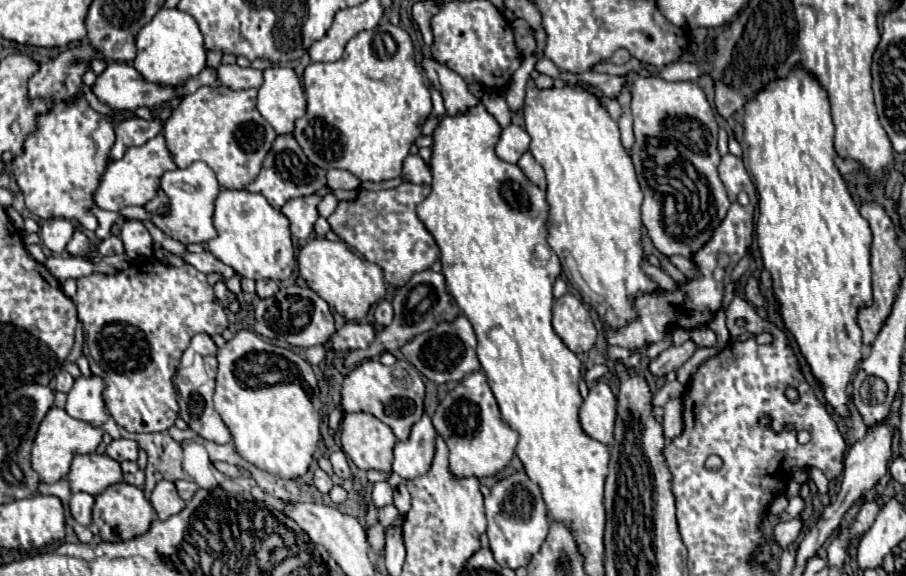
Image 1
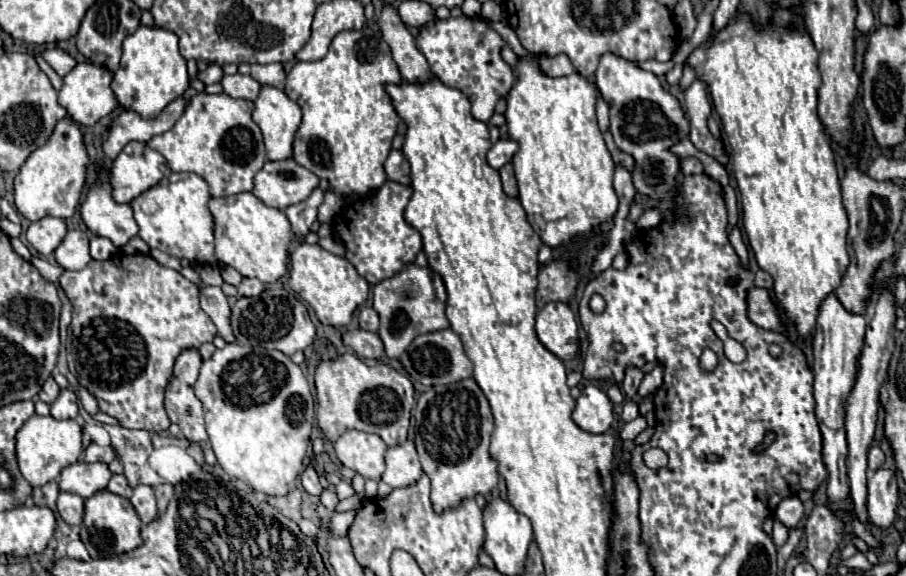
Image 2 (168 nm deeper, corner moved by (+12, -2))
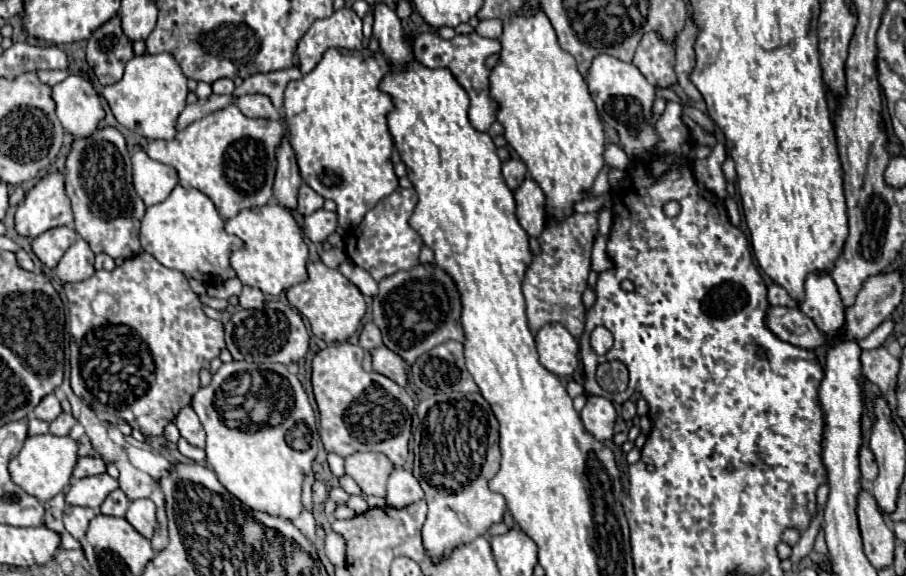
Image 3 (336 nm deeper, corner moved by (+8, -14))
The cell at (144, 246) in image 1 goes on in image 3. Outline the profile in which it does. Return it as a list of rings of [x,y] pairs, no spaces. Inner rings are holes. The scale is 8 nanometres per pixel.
[[[98,128],[96,134],[74,140],[72,152],[68,154],[68,160],[66,160],[66,194],[72,200],[76,232],[80,234],[80,238],[84,238],[90,244],[90,248],[96,254],[106,252],[112,258],[130,258],[140,252],[138,228],[146,206],[132,188],[130,152],[126,150],[124,136],[116,128]]]

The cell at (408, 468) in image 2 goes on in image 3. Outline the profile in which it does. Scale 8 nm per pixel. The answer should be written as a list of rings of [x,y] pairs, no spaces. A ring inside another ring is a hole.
[[[394,468],[394,472],[388,478],[388,494],[386,494],[388,506],[404,508],[420,498],[424,498],[424,490],[420,488],[416,476],[404,468]]]

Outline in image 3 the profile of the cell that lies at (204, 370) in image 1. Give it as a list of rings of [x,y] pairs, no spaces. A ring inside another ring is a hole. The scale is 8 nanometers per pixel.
[[[190,404],[184,406],[184,408],[176,414],[174,424],[178,426],[182,438],[186,438],[192,446],[196,446],[196,448],[204,448],[204,446],[206,446],[206,432],[204,432],[204,428],[202,428],[202,424],[200,424],[198,414],[192,410]]]

